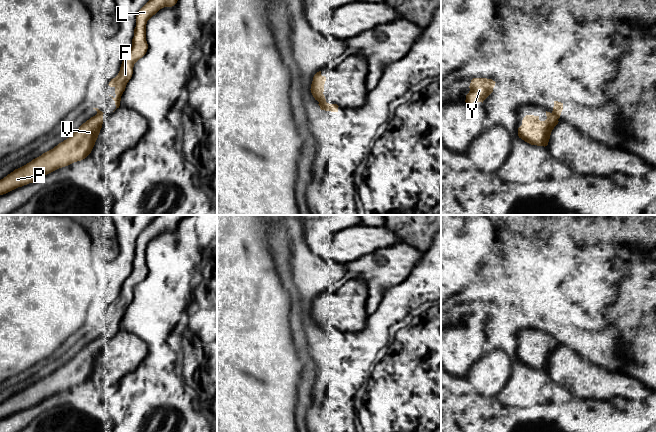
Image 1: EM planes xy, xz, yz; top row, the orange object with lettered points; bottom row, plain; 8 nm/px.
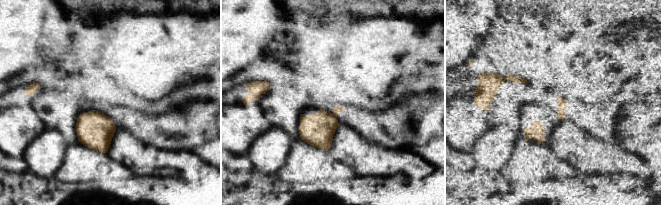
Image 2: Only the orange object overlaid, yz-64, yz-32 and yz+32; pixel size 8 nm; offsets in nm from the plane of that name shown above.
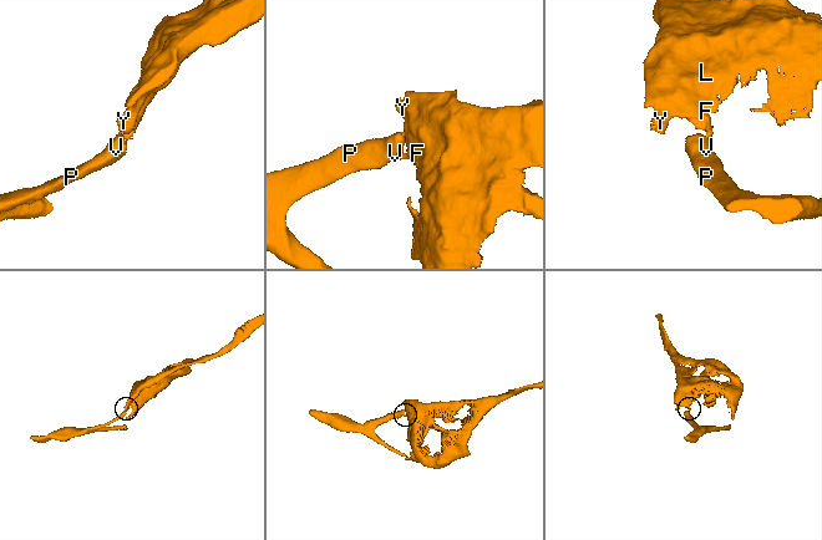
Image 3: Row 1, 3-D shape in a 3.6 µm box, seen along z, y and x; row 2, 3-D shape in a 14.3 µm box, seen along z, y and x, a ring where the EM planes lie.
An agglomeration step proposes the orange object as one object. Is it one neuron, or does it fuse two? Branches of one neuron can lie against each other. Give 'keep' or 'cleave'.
cleave

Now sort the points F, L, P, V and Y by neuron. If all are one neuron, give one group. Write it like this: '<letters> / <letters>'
F L Y / P V

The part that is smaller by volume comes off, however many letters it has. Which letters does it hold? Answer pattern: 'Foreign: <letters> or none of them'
Foreign: P, V

